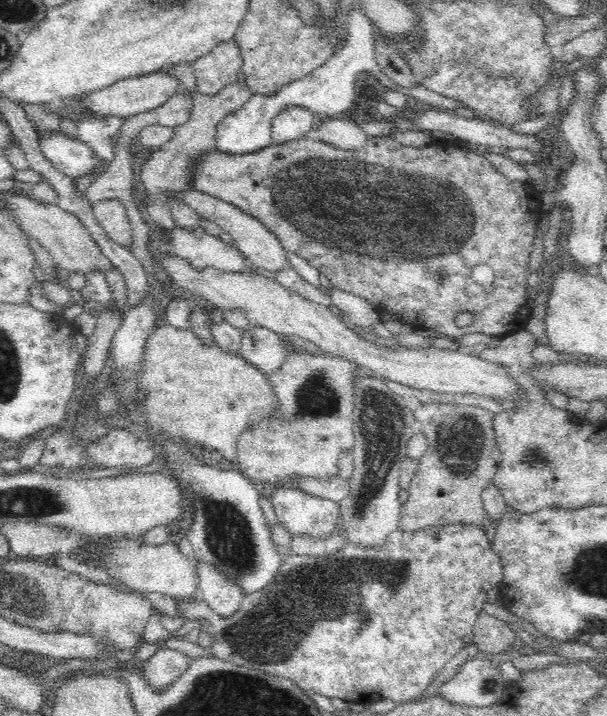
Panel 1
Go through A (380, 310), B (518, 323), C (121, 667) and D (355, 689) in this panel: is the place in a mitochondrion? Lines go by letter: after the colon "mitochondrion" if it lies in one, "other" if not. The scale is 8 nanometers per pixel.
A: other
B: other
C: other
D: other

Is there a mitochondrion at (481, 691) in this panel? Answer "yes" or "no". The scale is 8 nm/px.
yes

